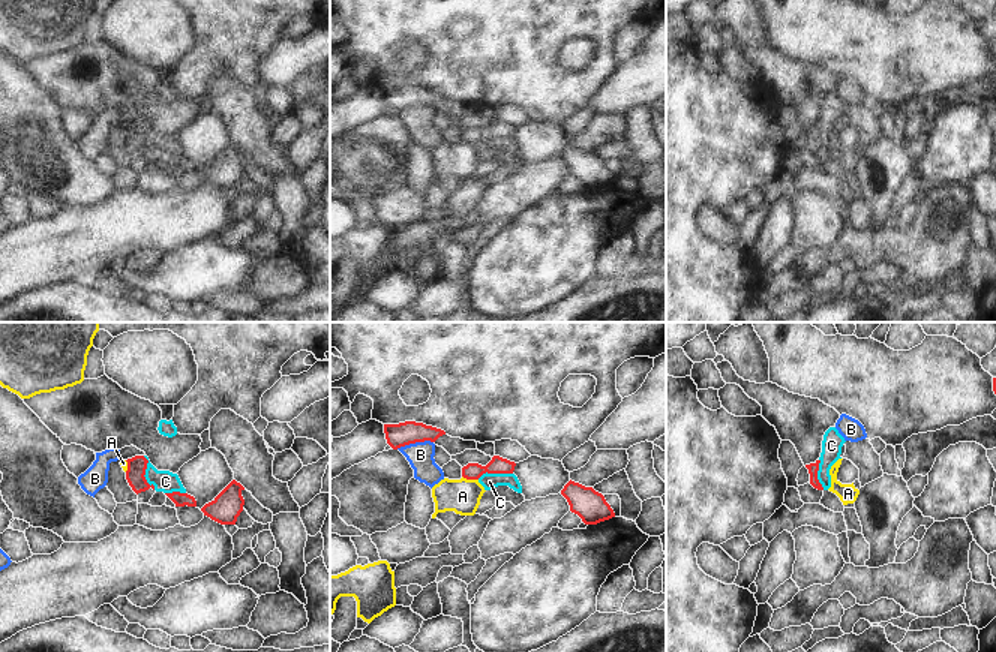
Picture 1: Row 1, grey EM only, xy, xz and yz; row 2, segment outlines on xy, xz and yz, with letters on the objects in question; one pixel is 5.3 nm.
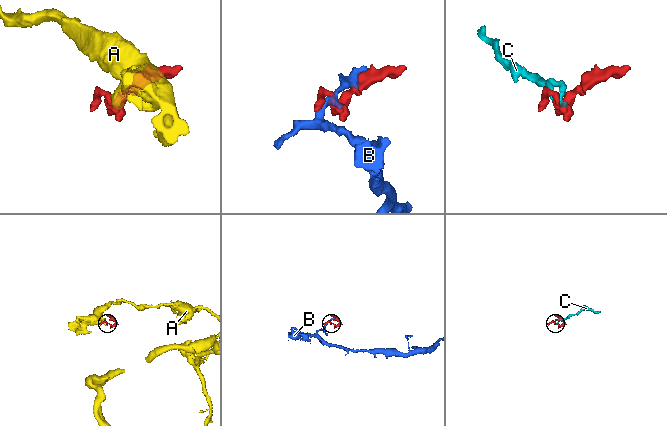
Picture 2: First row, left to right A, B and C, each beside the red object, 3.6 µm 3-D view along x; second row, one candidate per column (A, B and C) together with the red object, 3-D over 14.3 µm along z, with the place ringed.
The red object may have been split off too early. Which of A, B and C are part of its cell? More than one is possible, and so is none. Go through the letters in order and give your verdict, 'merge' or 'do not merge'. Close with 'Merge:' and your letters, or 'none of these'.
A: do not merge
B: do not merge
C: do not merge
Merge: none of these

